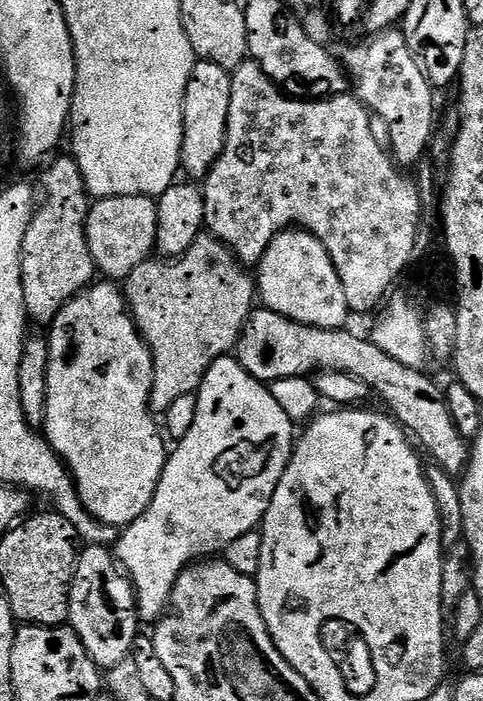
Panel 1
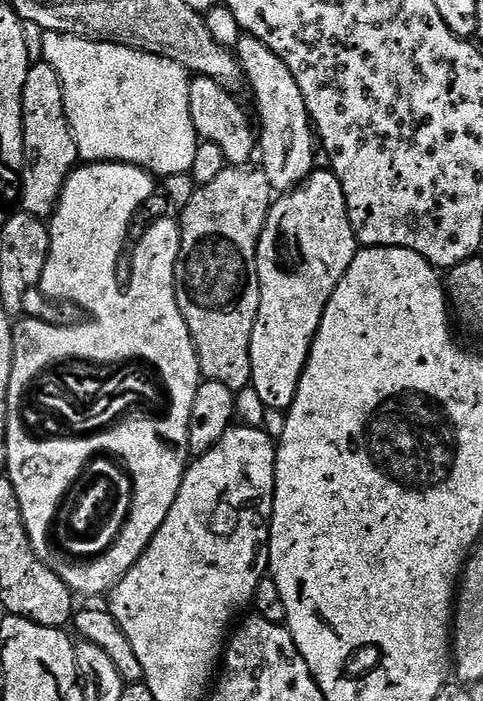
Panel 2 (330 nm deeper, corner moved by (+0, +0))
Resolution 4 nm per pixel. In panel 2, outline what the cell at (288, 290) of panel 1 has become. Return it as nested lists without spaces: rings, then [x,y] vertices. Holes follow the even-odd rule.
[[[241,35],[234,55],[240,61],[250,92],[252,88],[256,112],[264,127],[258,132],[259,167],[266,174],[273,190],[280,194],[291,192],[314,171],[315,164],[312,163],[316,160],[316,152],[318,156],[318,148],[314,143],[314,125],[308,117],[302,90],[298,90],[298,82],[294,82],[294,74],[290,74],[286,62],[282,62],[282,58],[278,58],[270,46],[258,42],[253,36]]]

